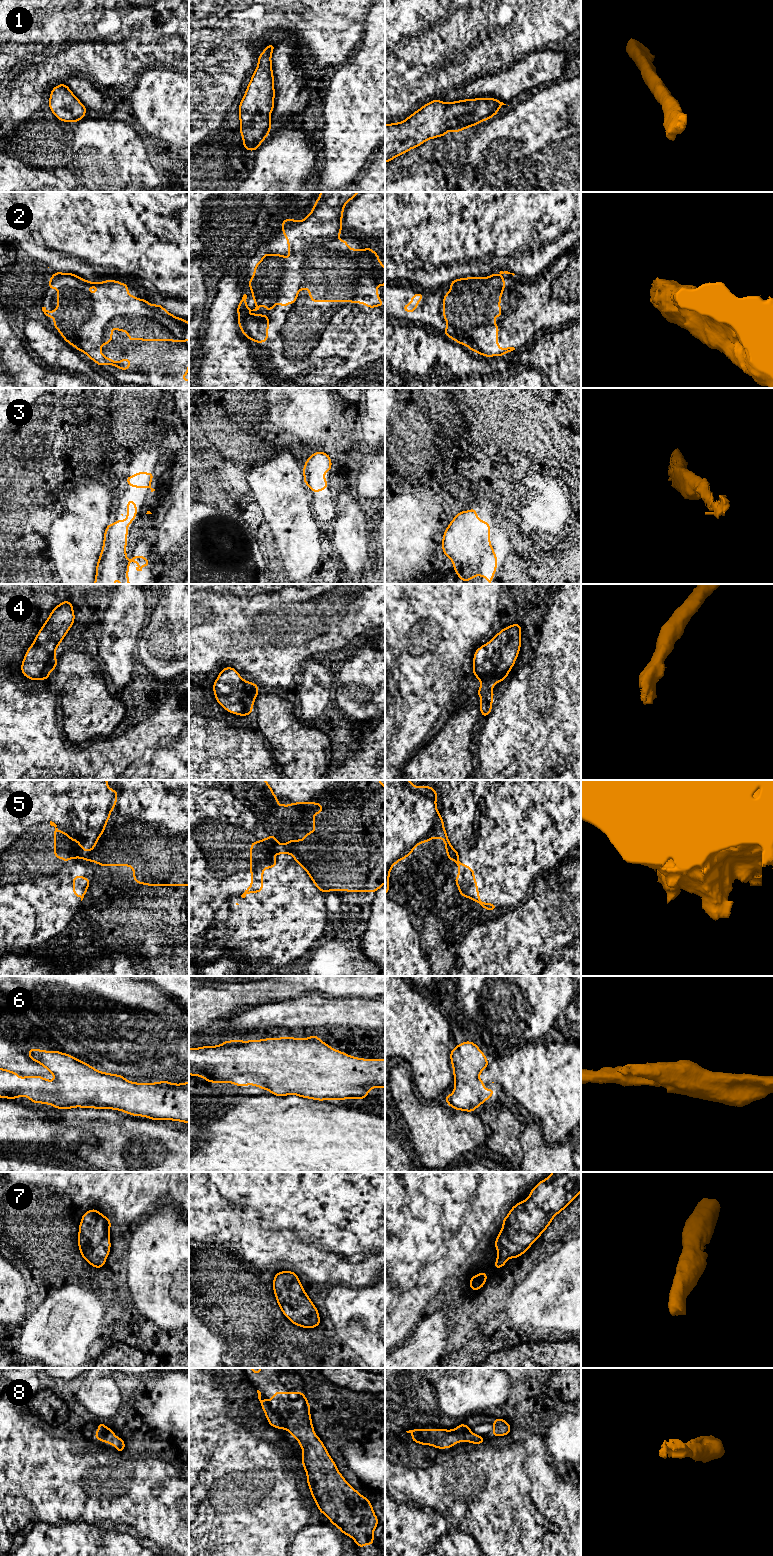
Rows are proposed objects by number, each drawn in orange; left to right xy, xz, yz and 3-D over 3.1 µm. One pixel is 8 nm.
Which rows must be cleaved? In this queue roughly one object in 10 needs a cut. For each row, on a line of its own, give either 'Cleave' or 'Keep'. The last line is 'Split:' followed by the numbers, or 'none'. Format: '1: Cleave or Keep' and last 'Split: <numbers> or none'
1: Keep
2: Keep
3: Keep
4: Keep
5: Keep
6: Keep
7: Keep
8: Keep
Split: none

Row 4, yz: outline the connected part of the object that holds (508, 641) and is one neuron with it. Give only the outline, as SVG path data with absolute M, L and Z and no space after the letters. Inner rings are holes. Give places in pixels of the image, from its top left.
M516 623L502 629L489 643L474 653L473 673L482 683L476 694L480 695L481 716L492 710L492 686L504 681L512 669L521 646L521 625Z

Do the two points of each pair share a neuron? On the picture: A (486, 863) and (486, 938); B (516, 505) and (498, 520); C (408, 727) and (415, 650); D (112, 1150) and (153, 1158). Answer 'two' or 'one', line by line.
A: two
B: two
C: one
D: one

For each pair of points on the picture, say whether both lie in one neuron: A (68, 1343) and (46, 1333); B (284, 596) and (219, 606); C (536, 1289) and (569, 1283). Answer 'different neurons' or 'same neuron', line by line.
A: same neuron
B: same neuron
C: different neurons

